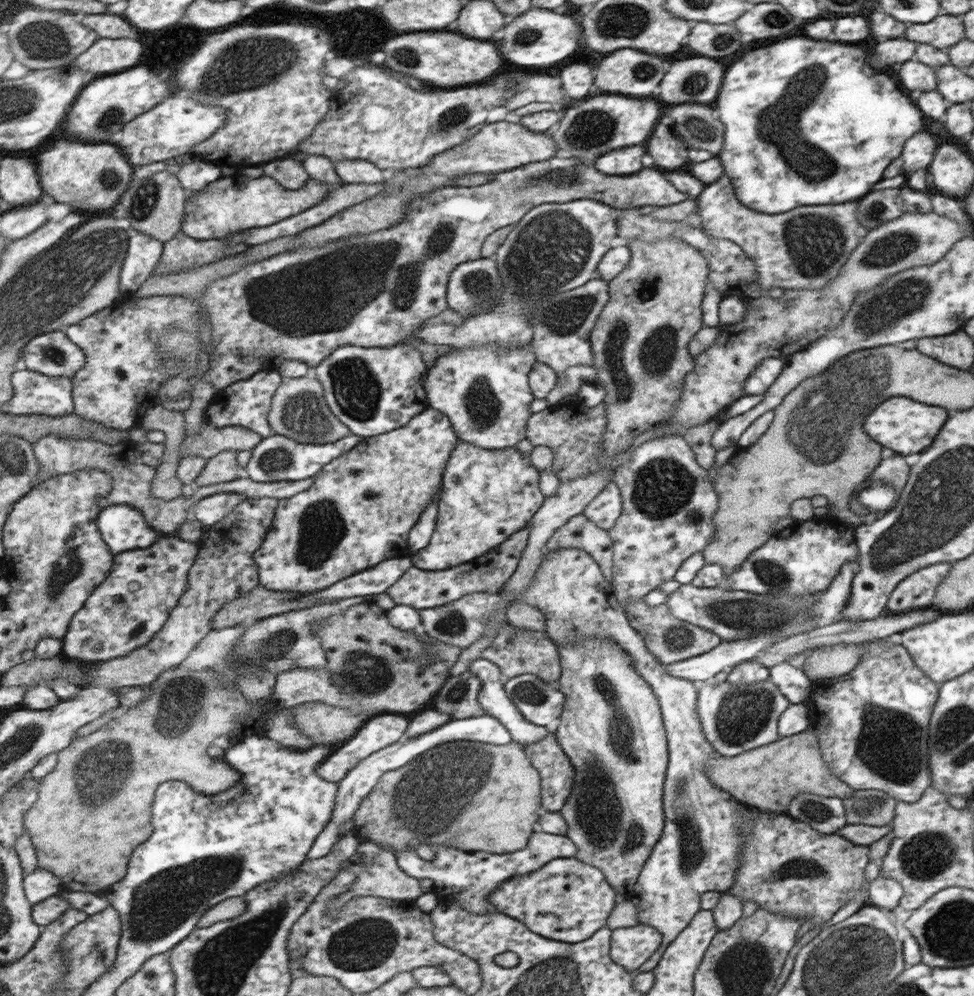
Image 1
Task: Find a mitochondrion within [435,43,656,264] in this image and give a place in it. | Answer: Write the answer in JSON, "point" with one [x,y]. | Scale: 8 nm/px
{"point":[589,130]}

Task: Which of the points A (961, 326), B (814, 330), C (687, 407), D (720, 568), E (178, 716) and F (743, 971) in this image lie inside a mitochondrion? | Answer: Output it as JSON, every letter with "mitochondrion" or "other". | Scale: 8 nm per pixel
{"A":"other","B":"other","C":"other","D":"other","E":"mitochondrion","F":"mitochondrion"}

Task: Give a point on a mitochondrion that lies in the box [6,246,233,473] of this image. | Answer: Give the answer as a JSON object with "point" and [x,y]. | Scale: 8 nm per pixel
{"point":[54,355]}

